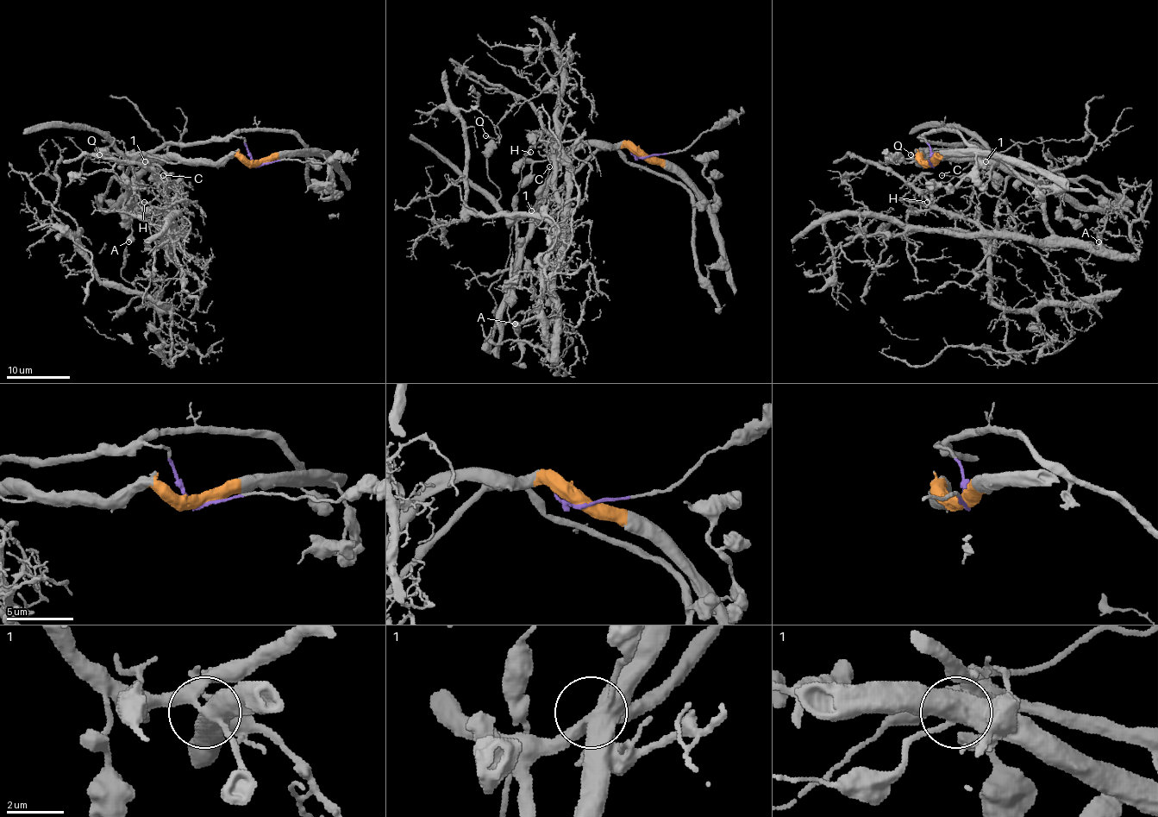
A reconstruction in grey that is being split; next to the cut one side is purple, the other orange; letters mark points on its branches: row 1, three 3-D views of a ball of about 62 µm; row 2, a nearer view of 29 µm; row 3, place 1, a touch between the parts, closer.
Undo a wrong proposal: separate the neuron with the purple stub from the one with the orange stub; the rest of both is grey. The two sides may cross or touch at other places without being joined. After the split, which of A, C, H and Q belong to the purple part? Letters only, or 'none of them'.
A, C

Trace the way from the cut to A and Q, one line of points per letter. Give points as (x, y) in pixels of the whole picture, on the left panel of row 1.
A: (255, 164), (241, 137), (164, 143), (135, 156), (122, 179), (121, 190), (132, 210), (128, 241)
Q: (255, 164), (236, 156), (214, 162), (151, 160), (176, 191), (178, 232), (166, 190), (149, 171), (98, 154)

